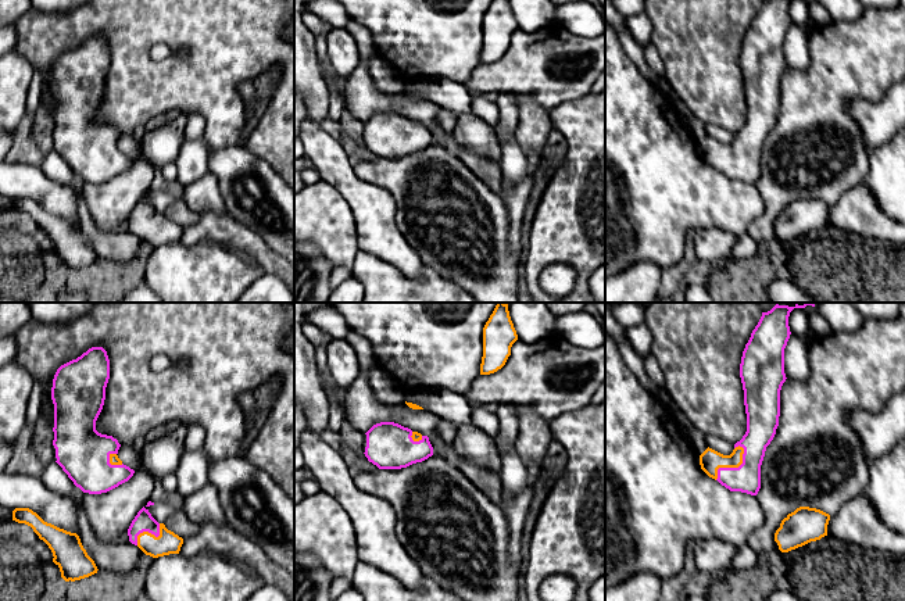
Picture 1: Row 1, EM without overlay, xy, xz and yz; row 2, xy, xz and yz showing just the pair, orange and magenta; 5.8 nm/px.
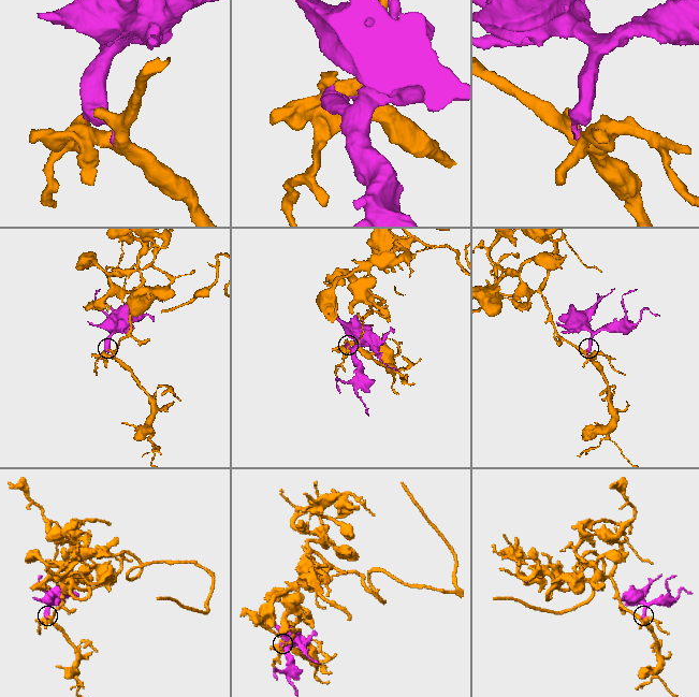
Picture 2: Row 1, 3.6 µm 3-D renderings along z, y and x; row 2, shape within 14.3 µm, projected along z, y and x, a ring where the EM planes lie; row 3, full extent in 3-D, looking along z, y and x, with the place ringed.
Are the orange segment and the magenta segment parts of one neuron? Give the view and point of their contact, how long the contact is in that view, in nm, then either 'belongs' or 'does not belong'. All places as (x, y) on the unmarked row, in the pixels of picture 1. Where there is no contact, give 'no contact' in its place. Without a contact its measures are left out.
contact yz (733, 156); length 260 nm; belongs

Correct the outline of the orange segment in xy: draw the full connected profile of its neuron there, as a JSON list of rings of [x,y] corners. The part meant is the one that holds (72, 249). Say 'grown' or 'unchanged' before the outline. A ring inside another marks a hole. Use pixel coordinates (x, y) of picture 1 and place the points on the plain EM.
unchanged; [[[15,197],[12,210],[25,212],[43,229],[53,242],[53,251],[60,257],[65,271],[75,271],[97,262],[94,250],[87,244],[76,222],[67,221],[44,211],[29,197]]]

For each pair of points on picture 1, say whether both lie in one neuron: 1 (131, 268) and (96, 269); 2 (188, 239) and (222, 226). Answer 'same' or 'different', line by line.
1: same
2: same

